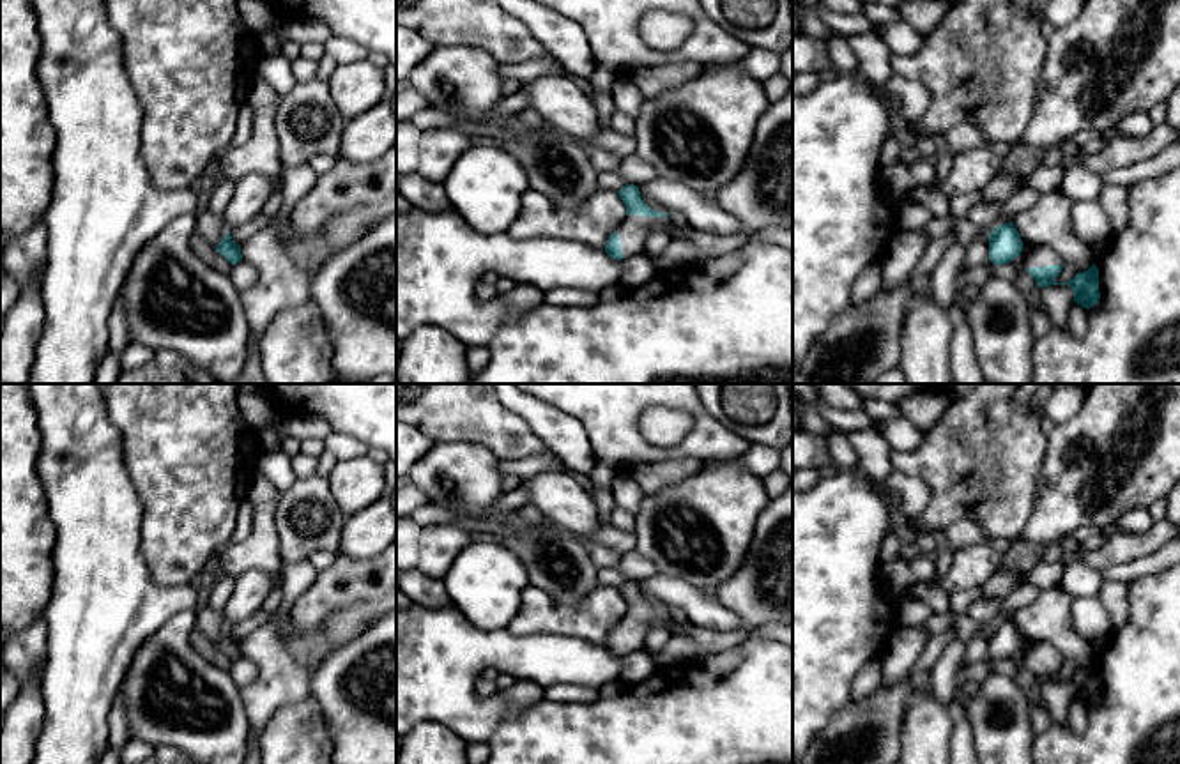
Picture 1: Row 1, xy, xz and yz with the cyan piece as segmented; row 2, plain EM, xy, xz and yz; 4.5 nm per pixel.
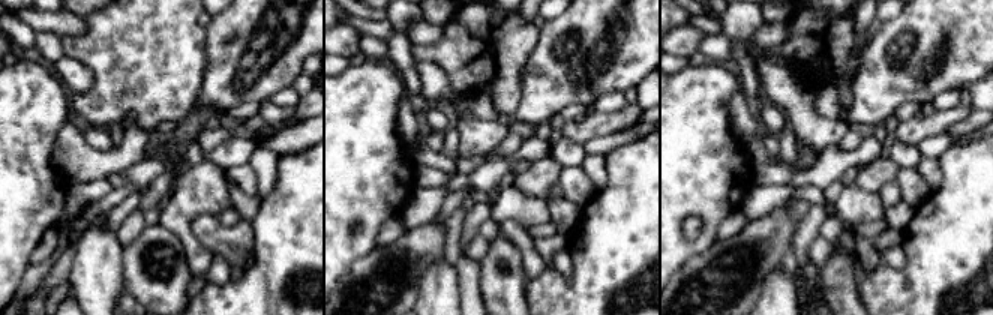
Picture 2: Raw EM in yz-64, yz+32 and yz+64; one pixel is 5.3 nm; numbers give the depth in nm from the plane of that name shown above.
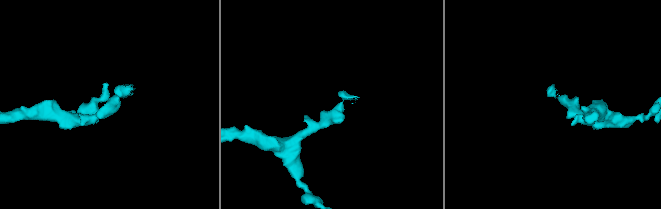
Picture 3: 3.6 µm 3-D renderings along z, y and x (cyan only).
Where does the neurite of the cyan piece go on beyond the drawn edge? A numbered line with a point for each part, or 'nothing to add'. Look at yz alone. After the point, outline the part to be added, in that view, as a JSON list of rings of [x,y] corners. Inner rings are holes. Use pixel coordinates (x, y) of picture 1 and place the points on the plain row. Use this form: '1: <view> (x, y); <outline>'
1: yz (1034, 653); [[[1023,642],[1021,653],[1024,658],[1024,665],[1063,660],[1063,656],[1051,644],[1046,642],[1038,644]]]

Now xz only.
1: xz (634, 628); [[[626,612],[623,621],[617,624],[623,653],[640,651],[647,638],[647,633],[655,626],[669,628],[672,617],[667,612],[646,614],[646,612]]]

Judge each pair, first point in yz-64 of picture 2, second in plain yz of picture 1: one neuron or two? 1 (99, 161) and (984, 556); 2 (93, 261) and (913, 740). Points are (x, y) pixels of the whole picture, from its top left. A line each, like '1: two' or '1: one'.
1: one
2: one

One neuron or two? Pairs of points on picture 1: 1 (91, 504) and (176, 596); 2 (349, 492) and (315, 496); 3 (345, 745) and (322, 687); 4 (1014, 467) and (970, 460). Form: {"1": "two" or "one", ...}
{"1": "one", "2": "two", "3": "one", "4": "one"}

